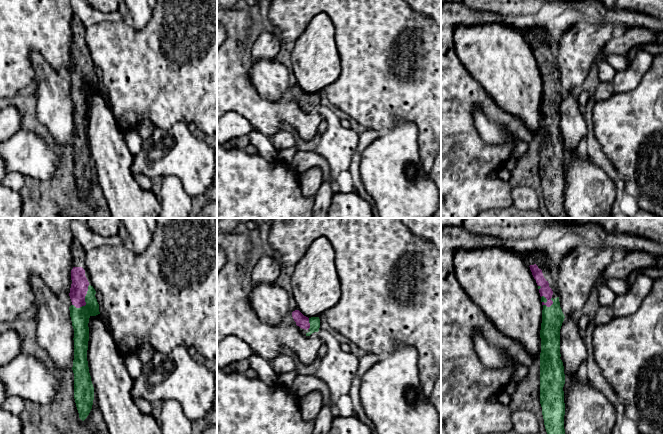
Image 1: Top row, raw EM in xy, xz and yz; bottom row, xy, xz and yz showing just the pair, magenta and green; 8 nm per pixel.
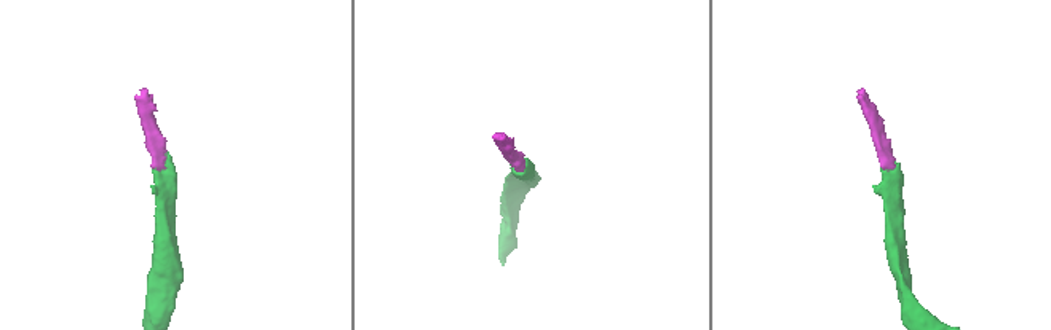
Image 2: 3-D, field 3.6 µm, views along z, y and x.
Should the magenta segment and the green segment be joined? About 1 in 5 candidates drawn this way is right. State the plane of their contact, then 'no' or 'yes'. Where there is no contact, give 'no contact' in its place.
meets magenta in xy; yes

